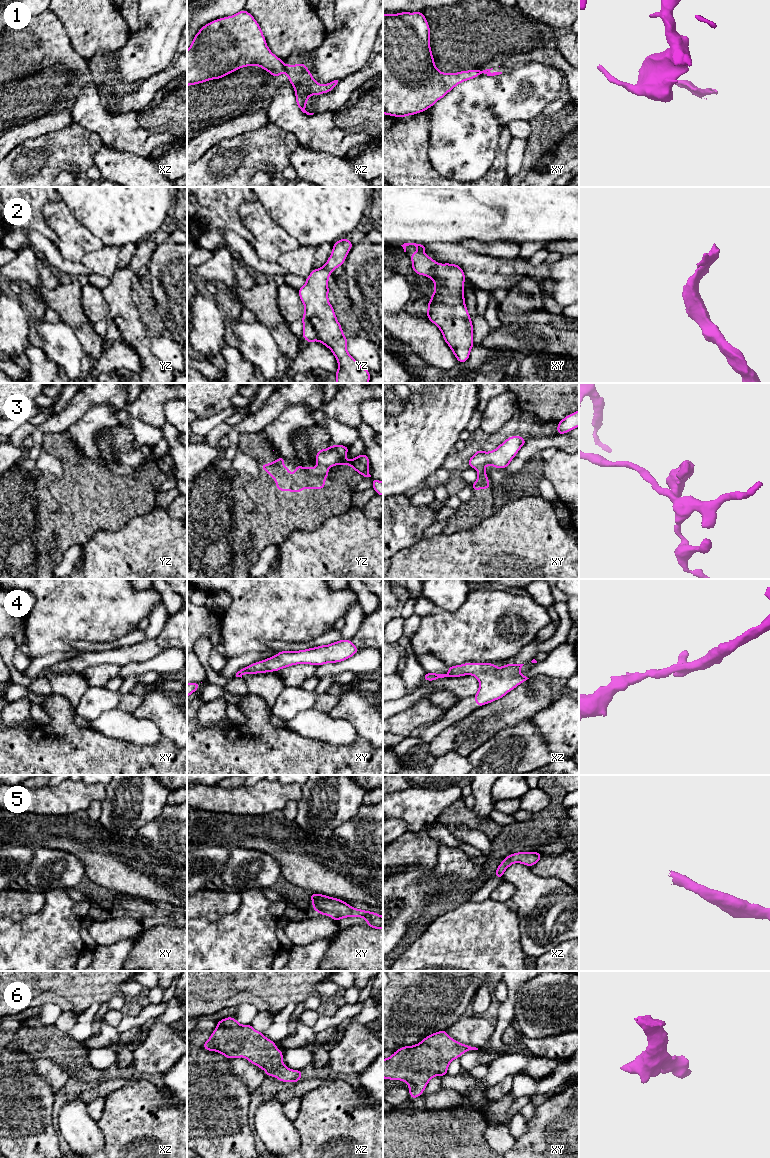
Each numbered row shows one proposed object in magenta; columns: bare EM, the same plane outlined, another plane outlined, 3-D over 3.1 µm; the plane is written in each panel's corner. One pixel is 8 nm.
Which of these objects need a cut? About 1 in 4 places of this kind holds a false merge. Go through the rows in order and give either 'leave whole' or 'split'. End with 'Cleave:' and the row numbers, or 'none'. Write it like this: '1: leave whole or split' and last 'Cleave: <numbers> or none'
1: split
2: leave whole
3: split
4: leave whole
5: leave whole
6: leave whole
Cleave: 1, 3

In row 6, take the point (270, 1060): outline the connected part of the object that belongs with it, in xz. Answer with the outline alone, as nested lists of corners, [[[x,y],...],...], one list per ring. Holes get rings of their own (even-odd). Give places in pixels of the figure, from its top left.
[[[227,1017],[217,1022],[217,1027],[202,1046],[205,1050],[216,1051],[226,1058],[245,1057],[250,1063],[264,1069],[266,1076],[274,1076],[282,1082],[298,1082],[302,1070],[291,1070],[282,1061],[283,1052],[276,1048],[276,1042],[269,1040],[263,1033],[256,1031],[251,1024],[241,1025],[234,1017]]]

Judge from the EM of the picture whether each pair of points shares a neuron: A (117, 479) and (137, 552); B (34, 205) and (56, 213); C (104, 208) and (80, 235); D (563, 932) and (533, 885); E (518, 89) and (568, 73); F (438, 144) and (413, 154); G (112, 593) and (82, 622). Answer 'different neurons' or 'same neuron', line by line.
A: different neurons
B: different neurons
C: different neurons
D: same neuron
E: different neurons
F: different neurons
G: same neuron

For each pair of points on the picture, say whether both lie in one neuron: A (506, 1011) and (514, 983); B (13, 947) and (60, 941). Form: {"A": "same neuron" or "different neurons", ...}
{"A": "same neuron", "B": "same neuron"}

